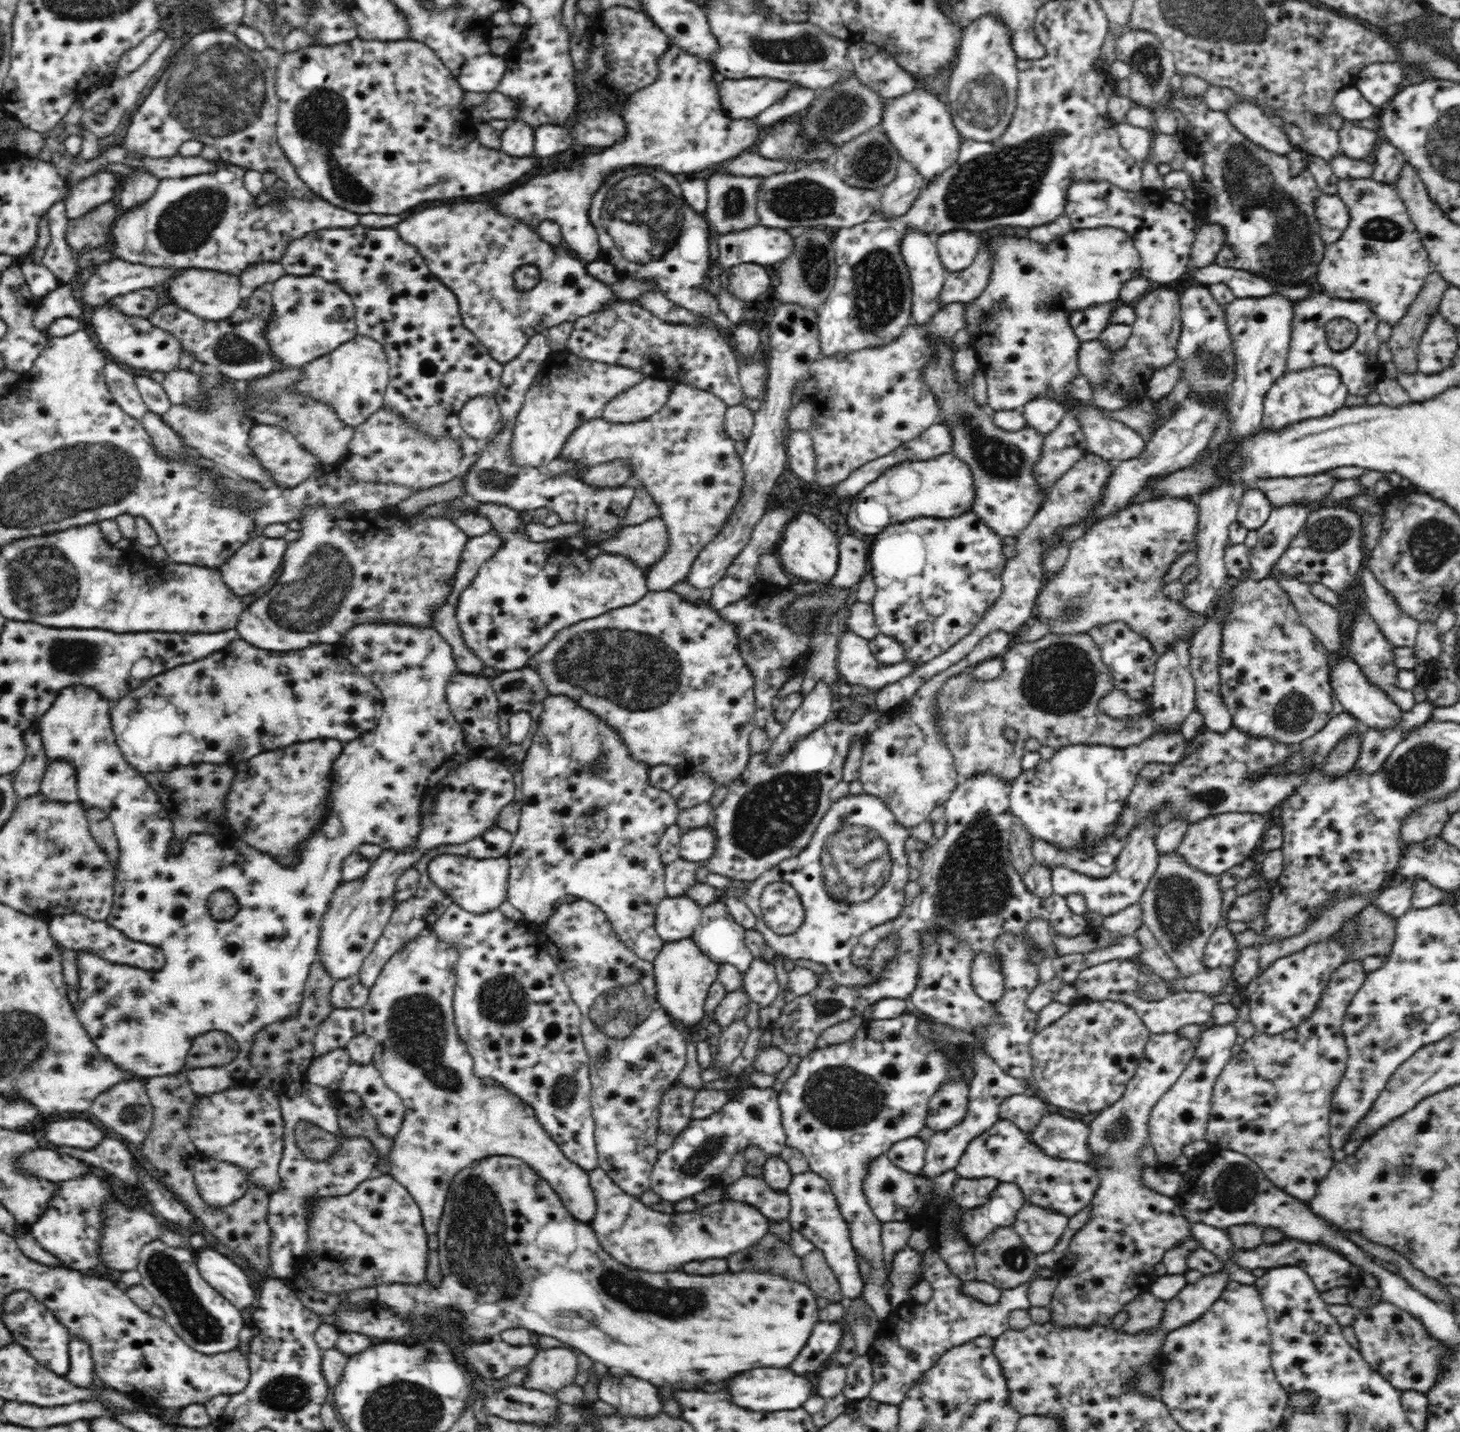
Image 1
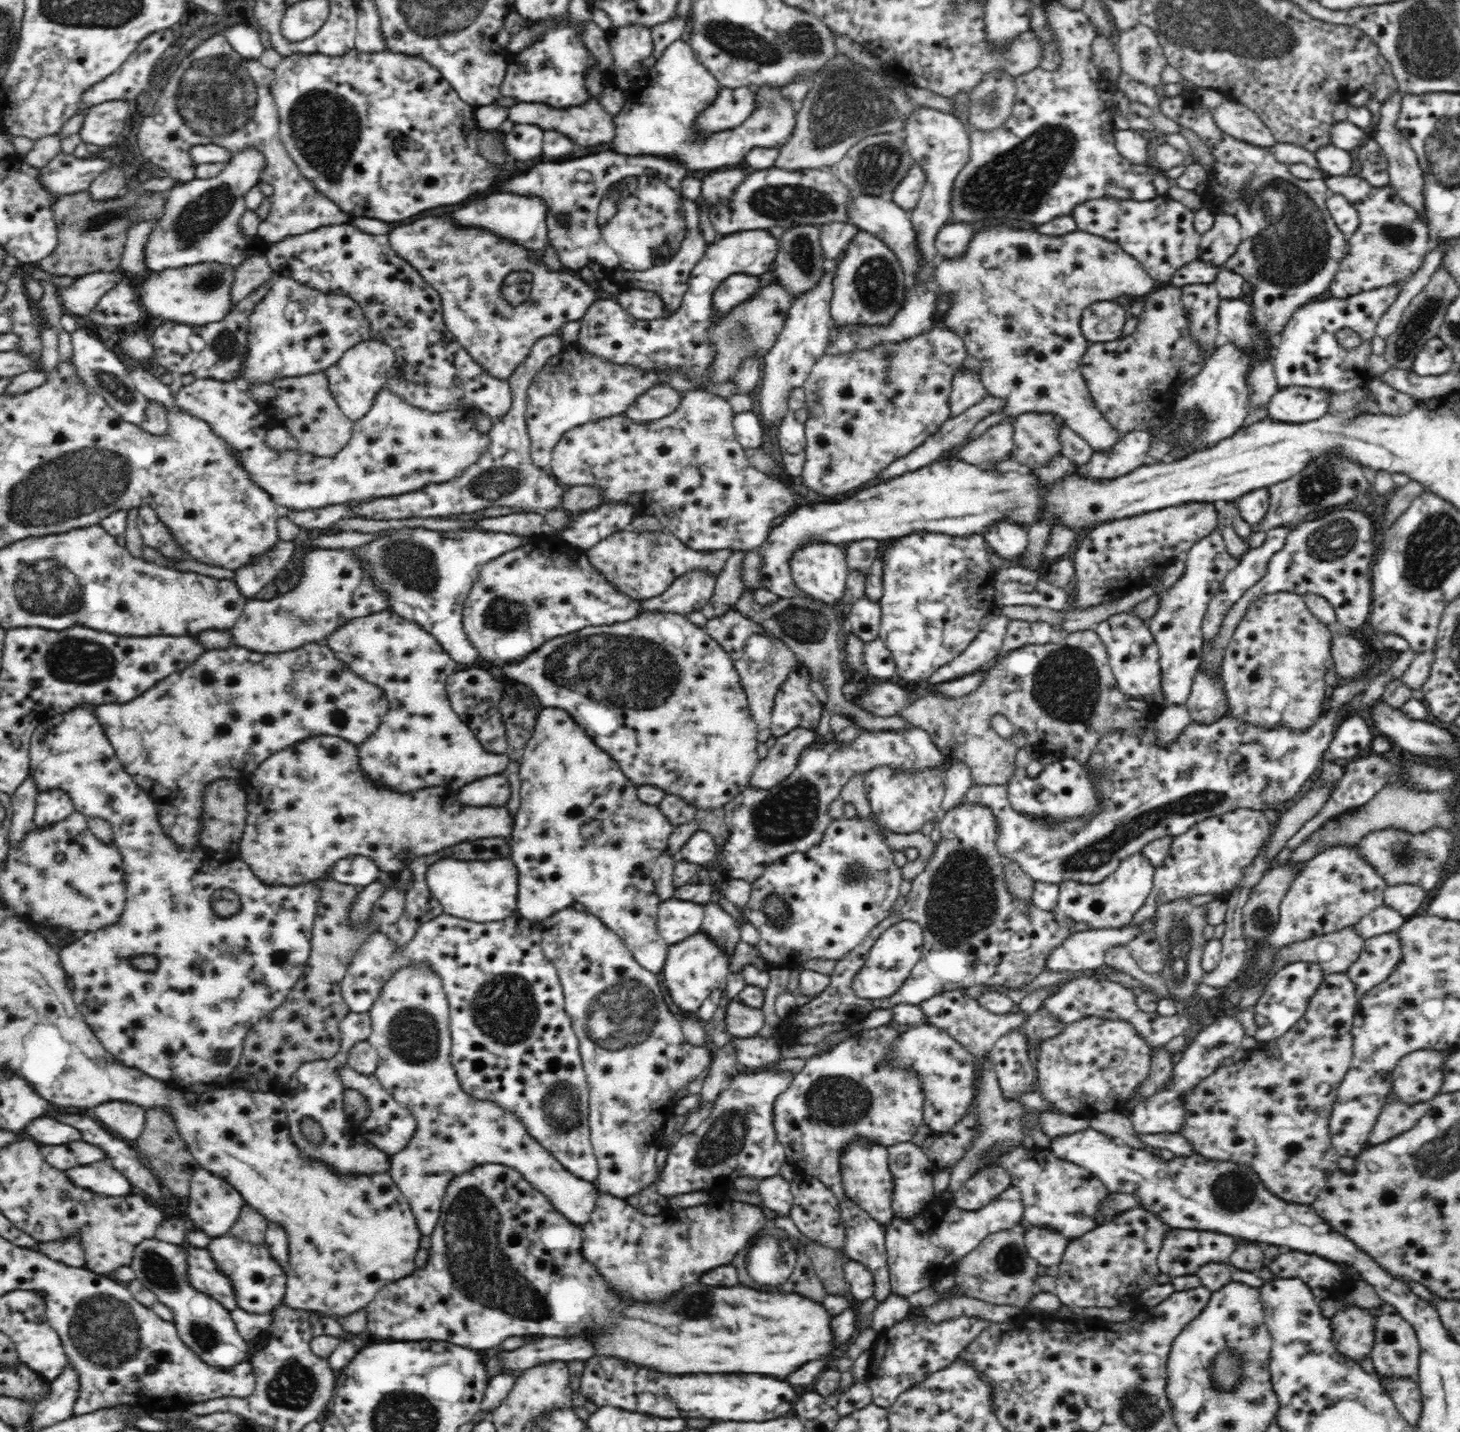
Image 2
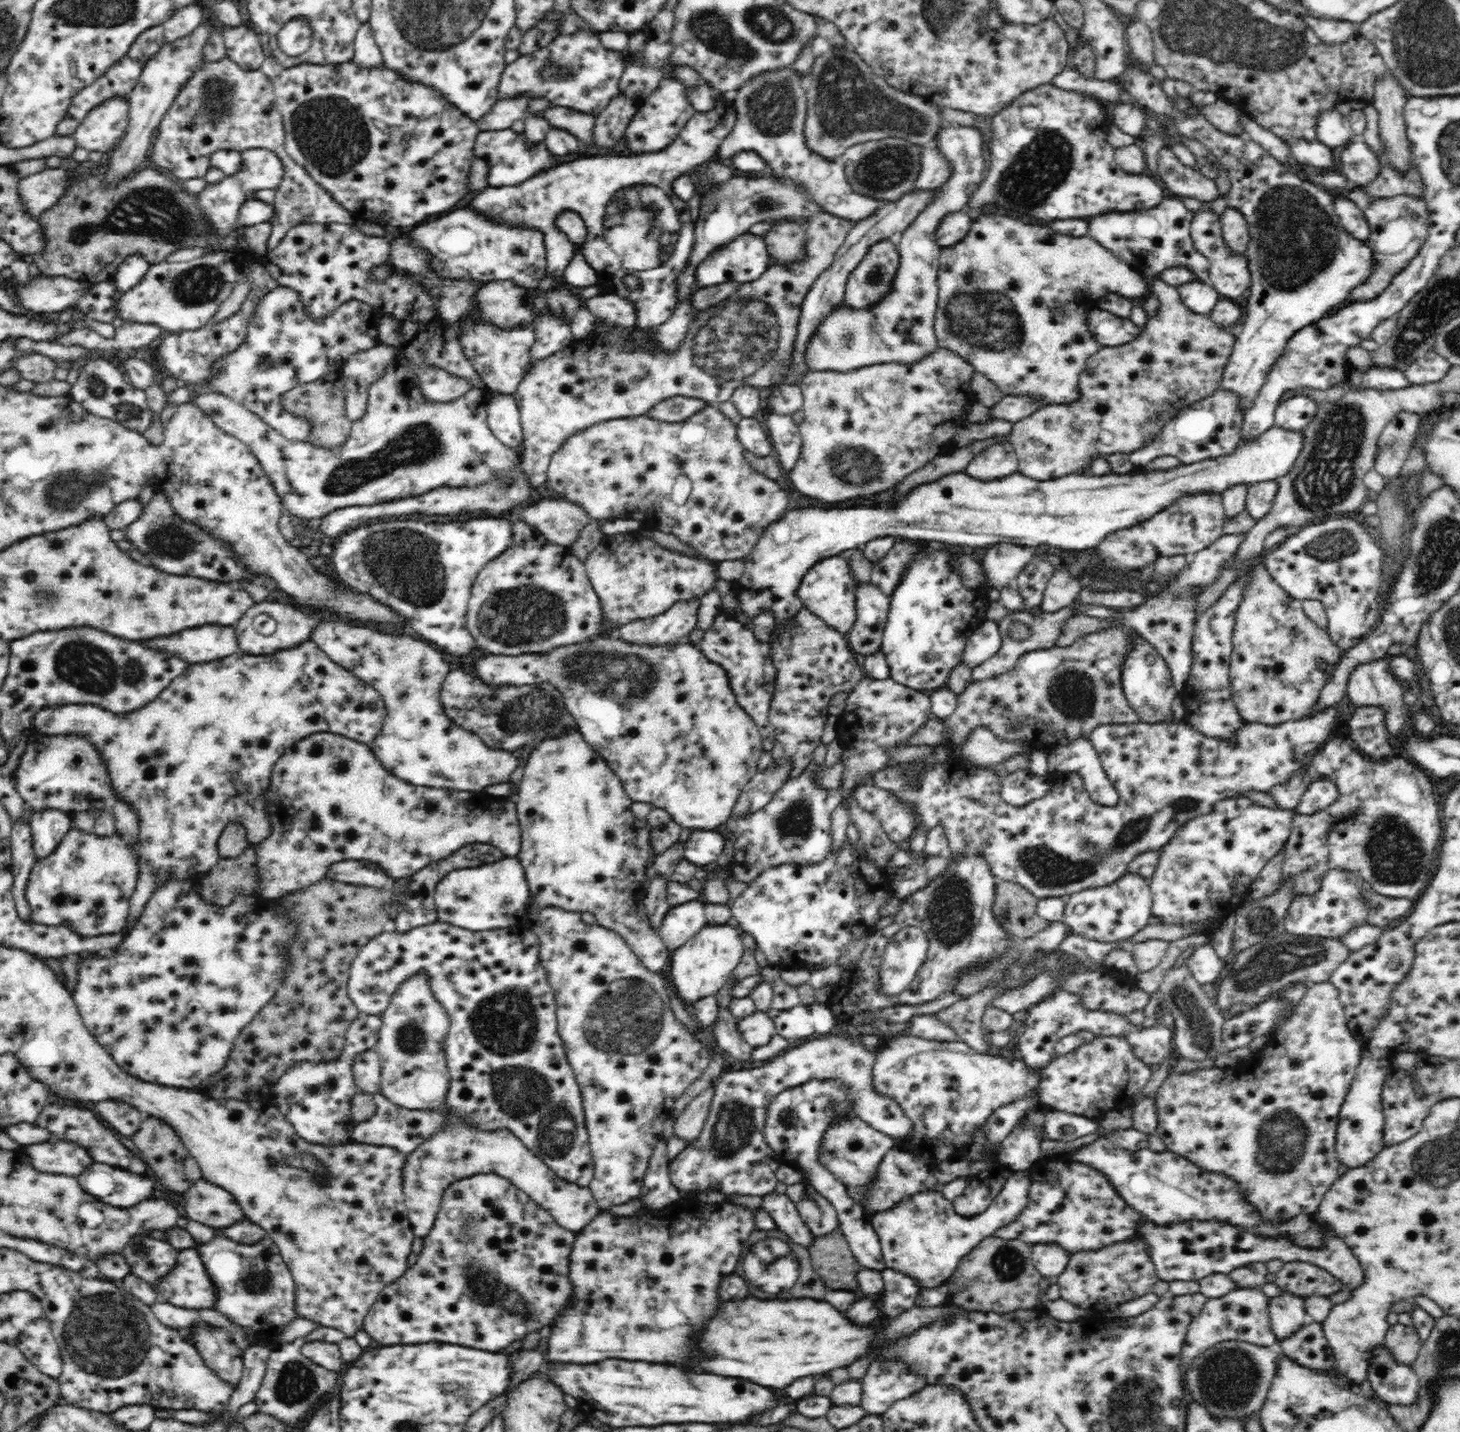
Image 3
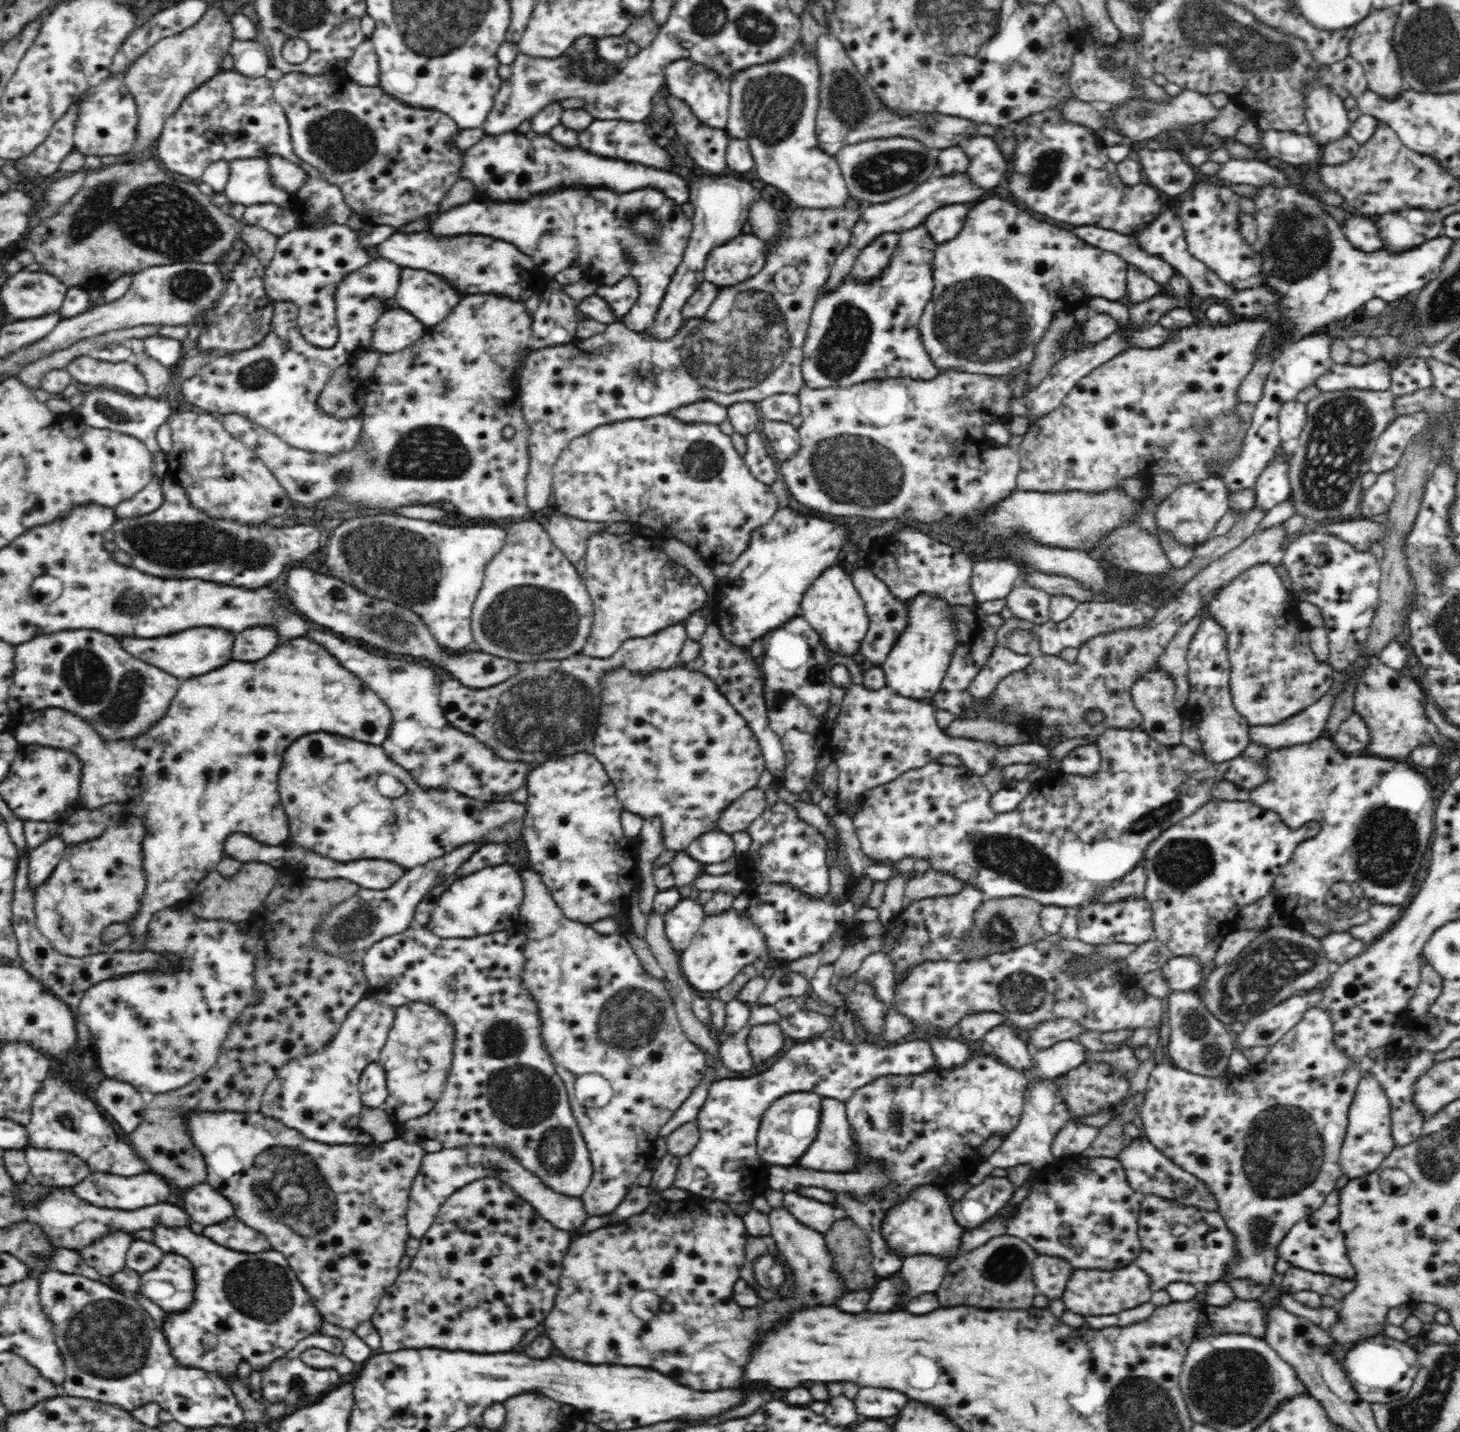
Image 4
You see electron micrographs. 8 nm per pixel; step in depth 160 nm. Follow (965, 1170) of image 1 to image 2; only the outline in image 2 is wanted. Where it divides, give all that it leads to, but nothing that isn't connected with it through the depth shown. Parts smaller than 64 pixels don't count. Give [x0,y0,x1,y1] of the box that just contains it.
[984,1146,1110,1242]

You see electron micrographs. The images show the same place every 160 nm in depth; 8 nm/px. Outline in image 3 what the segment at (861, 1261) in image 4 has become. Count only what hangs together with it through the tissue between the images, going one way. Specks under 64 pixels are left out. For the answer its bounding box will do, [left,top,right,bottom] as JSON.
[811,1230,863,1293]

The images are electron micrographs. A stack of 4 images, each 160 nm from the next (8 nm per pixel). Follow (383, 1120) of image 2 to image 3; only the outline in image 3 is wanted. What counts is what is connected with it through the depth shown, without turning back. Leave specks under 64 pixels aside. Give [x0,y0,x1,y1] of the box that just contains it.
[347,921,594,1187]

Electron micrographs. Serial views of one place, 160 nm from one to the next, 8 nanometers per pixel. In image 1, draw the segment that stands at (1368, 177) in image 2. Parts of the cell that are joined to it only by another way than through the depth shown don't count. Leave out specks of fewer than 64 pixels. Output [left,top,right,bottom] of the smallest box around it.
[1371,140,1405,183]

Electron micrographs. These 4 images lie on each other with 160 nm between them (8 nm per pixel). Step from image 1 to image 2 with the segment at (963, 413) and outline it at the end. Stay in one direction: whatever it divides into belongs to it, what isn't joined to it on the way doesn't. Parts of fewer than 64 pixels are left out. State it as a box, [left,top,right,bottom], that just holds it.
[983,519,1028,562]

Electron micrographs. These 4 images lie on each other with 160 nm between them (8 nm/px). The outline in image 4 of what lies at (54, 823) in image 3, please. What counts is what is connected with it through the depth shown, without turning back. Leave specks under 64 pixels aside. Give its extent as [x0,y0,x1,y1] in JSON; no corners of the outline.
[28,833,68,893]

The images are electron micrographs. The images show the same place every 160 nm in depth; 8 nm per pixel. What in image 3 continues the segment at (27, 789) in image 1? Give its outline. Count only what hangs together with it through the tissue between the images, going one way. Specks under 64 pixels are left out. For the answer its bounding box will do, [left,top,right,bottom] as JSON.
[10,823,37,923]

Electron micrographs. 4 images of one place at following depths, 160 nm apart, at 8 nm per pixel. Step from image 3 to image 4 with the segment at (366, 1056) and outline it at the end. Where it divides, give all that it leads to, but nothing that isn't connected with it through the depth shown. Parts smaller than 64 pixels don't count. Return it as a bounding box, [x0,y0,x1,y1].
[359,1063,389,1108]

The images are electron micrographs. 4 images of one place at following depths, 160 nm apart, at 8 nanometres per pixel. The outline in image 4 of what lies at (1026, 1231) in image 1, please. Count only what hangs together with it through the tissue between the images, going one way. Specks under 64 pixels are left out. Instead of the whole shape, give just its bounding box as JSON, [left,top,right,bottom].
[1032,1255,1072,1302]

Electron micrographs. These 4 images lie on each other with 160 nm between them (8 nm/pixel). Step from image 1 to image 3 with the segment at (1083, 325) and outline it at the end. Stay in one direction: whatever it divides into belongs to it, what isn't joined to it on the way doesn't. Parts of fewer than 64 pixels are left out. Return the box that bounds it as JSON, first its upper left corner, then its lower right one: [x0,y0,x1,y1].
[1087,308,1140,347]

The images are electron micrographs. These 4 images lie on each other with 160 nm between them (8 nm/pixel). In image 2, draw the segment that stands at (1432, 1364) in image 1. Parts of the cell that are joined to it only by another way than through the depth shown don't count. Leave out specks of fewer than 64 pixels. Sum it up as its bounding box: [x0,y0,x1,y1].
[1371,1313,1420,1377]

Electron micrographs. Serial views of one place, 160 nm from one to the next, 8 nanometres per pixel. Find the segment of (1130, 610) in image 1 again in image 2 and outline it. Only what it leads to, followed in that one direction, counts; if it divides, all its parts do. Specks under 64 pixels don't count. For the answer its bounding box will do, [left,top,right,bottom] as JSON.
[1074,502,1219,608]

